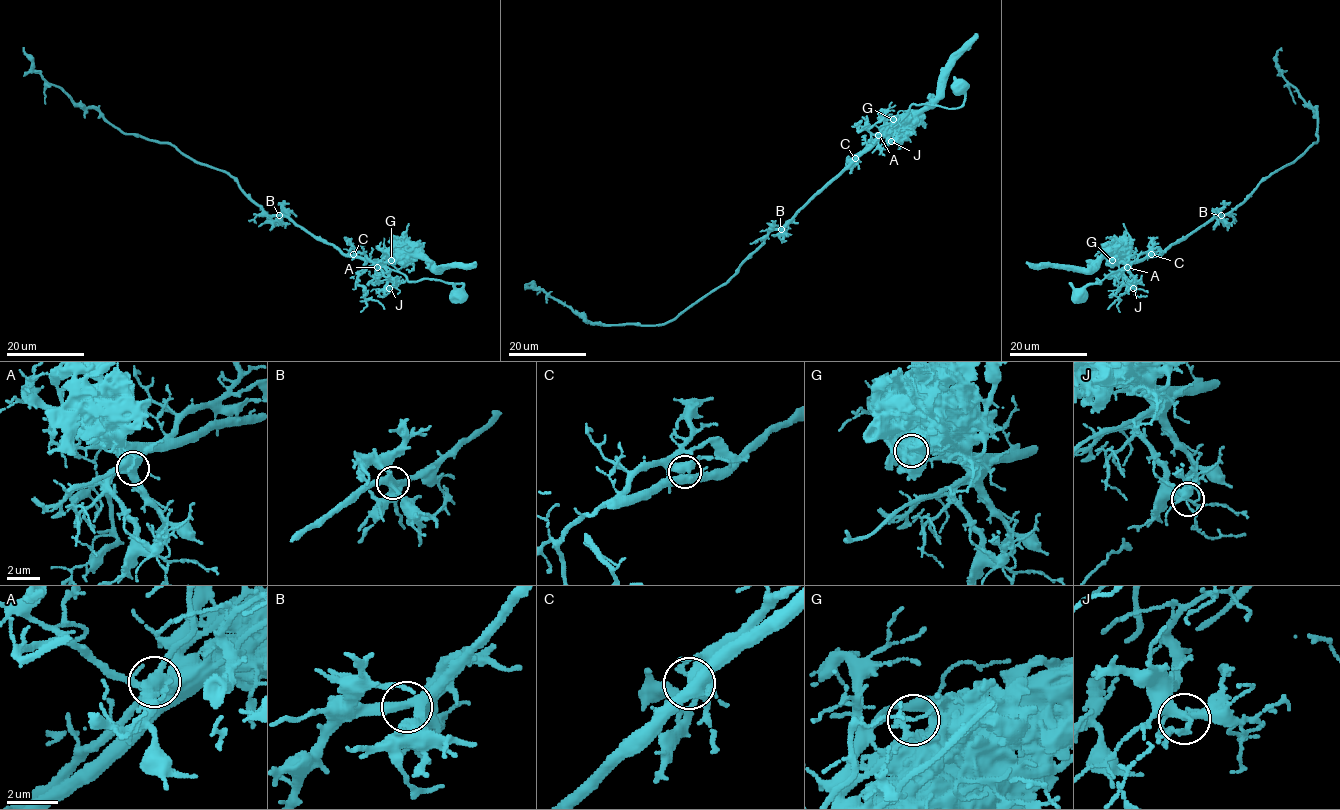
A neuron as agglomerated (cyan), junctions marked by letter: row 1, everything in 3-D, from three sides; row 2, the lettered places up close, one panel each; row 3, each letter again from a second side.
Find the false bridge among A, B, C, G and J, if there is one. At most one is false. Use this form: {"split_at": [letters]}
{"split_at": ["G"]}

